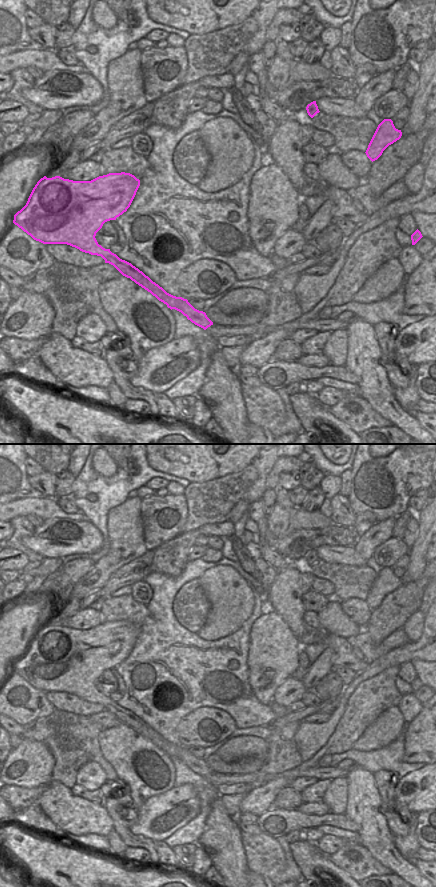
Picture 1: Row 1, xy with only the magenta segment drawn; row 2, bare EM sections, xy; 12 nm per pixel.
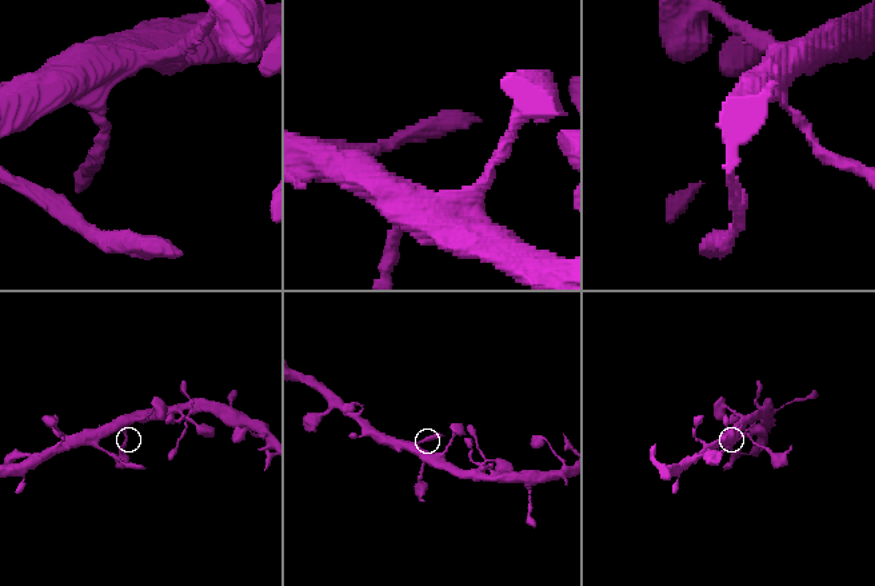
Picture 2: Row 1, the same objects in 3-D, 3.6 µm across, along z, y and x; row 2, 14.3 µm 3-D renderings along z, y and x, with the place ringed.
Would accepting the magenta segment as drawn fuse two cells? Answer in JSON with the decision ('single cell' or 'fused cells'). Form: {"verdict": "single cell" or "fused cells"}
{"verdict": "fused cells"}

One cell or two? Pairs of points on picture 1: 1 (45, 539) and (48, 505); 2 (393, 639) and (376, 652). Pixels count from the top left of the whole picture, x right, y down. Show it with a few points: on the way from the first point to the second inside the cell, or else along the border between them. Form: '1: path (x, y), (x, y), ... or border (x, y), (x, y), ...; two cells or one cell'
1: border (70, 519), (53, 517), (43, 521); two cells
2: path (389, 643), (380, 649); one cell

